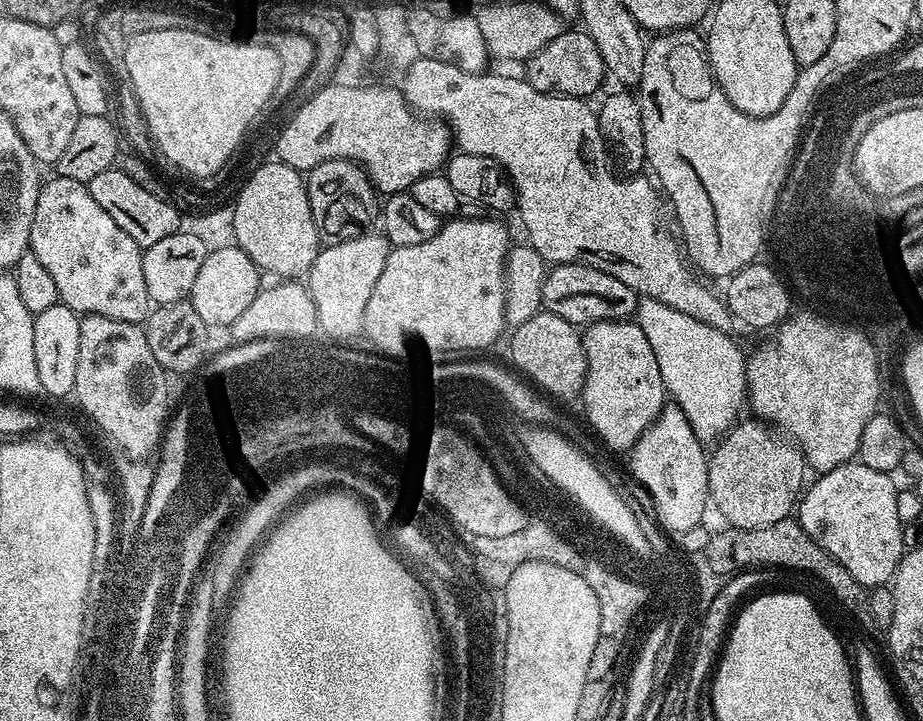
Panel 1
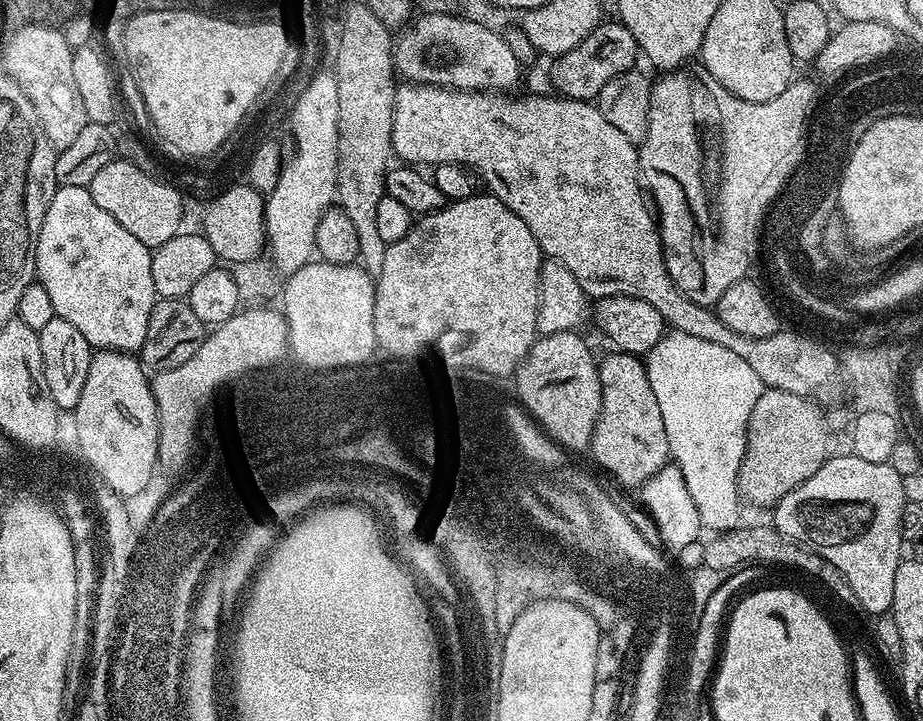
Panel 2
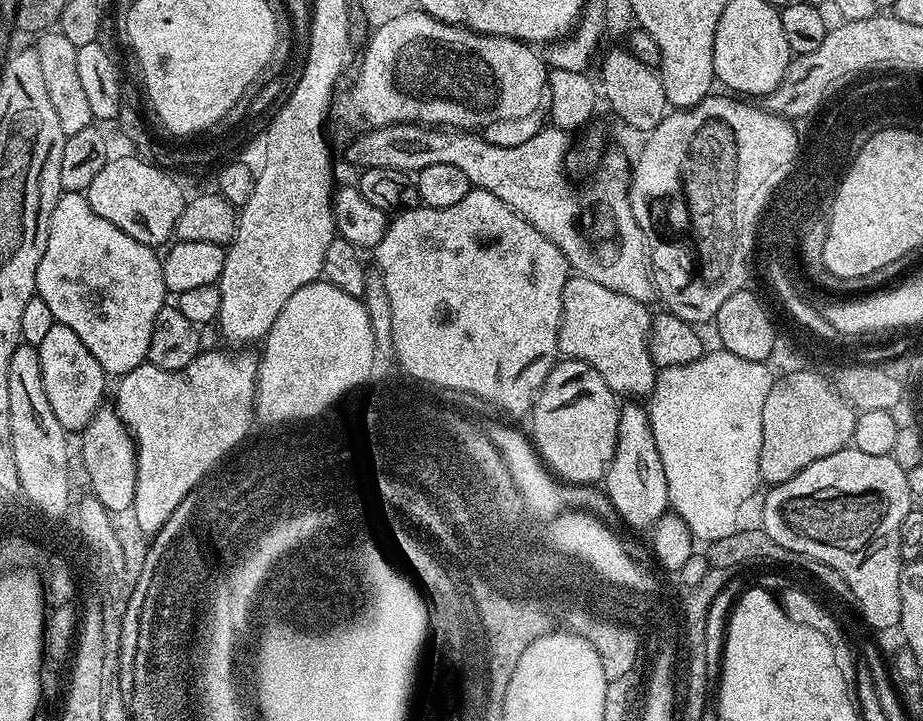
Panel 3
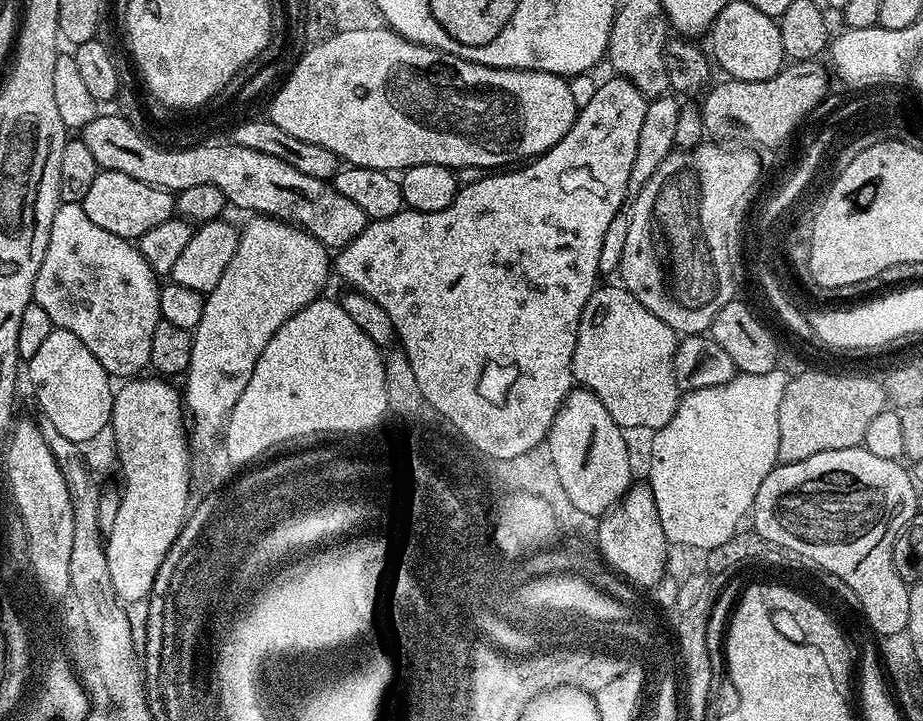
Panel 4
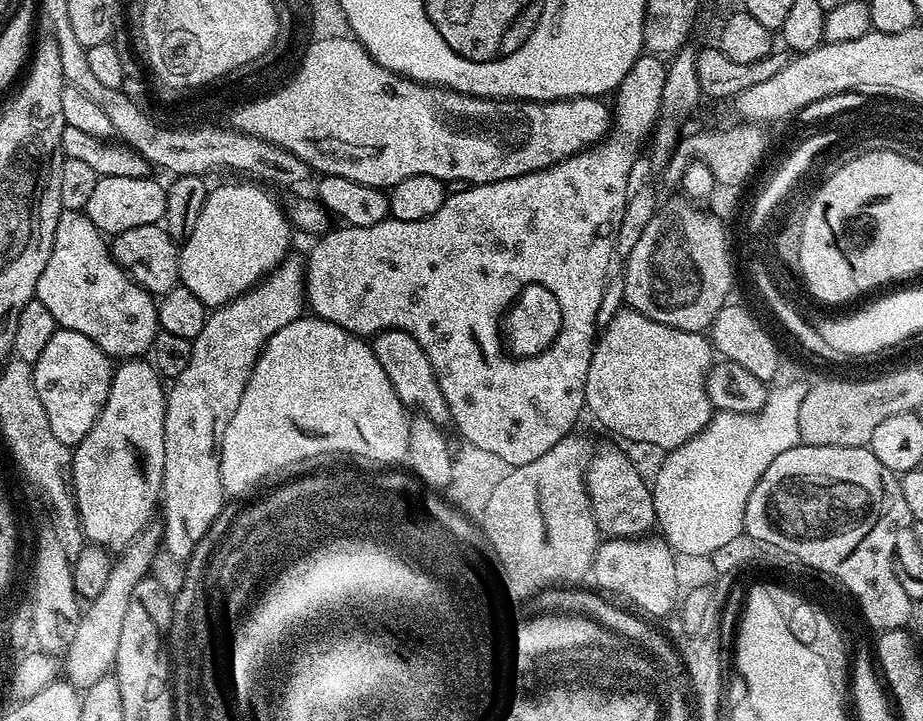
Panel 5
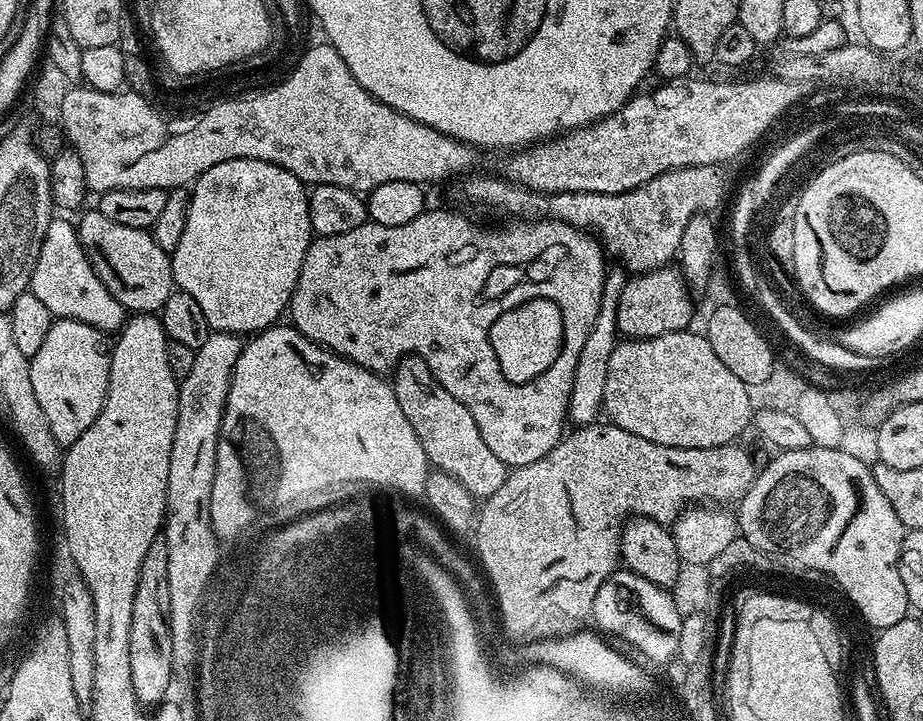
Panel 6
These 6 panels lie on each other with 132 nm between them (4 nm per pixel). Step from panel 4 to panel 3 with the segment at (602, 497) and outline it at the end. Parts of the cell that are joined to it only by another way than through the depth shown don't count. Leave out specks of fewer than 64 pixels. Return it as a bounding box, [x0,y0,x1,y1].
[530,359,621,485]

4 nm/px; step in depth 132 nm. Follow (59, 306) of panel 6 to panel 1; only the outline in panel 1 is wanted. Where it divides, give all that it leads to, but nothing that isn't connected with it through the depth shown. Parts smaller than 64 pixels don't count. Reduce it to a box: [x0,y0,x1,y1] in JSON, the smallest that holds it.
[30,175,150,324]

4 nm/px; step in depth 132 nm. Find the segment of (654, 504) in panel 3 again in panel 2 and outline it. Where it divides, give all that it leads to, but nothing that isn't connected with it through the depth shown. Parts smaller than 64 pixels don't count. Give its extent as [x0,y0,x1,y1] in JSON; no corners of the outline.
[590,350,669,490]

